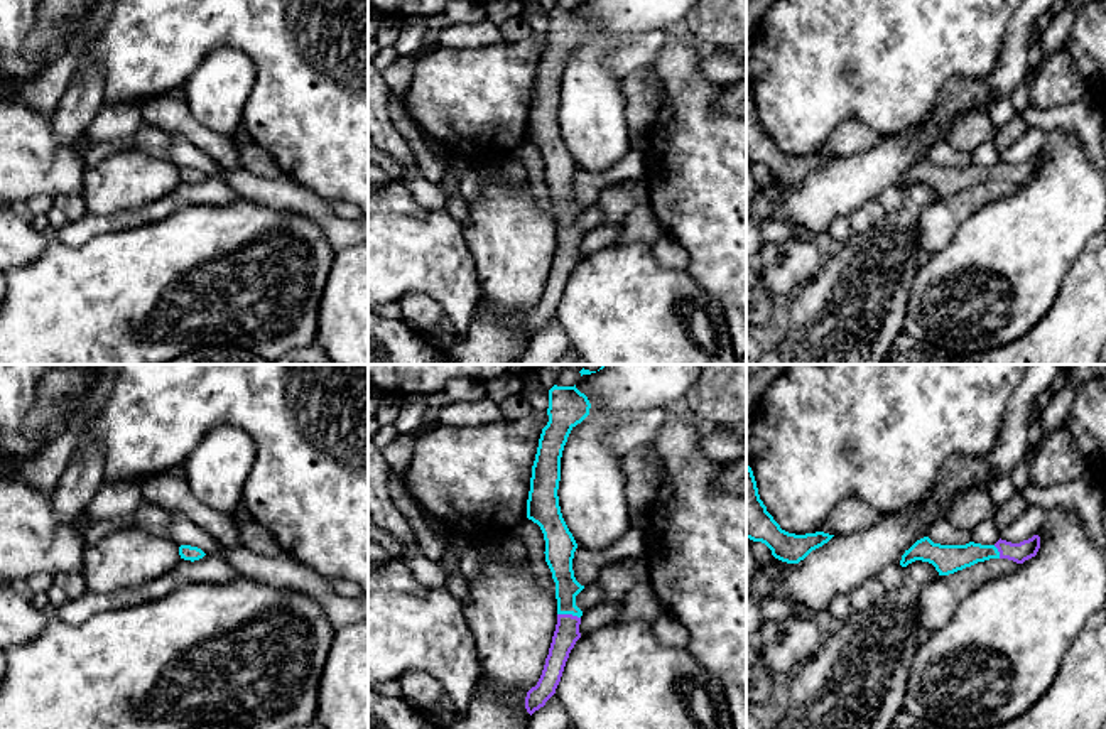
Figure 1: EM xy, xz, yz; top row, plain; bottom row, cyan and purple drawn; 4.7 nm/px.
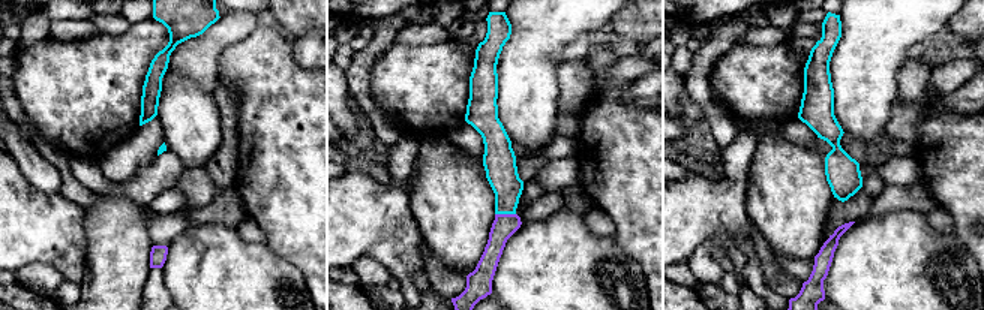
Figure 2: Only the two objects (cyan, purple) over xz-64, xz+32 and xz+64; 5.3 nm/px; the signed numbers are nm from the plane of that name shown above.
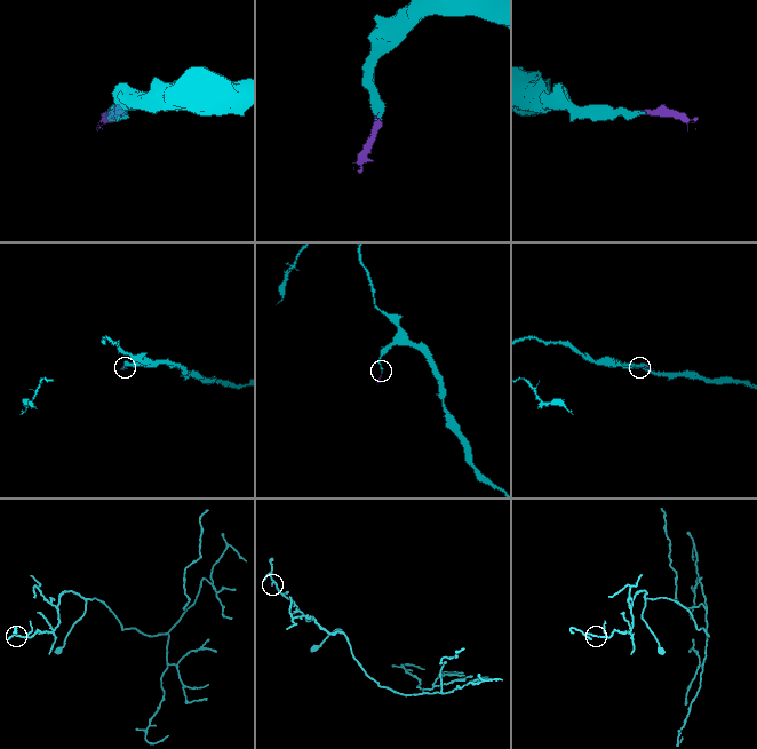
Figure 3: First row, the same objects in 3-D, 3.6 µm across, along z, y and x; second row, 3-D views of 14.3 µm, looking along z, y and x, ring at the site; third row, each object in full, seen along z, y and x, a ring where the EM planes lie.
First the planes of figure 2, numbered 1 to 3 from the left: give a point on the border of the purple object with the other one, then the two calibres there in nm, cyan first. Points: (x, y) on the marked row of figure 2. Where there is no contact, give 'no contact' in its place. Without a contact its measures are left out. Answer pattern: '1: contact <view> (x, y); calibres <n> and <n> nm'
1: no contact
2: contact xz+32 (506, 213); calibres 170 and 130 nm
3: no contact

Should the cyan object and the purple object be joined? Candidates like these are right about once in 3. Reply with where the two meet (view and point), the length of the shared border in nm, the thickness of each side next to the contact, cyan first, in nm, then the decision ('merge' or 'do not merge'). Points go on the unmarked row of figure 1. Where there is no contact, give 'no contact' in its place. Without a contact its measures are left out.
xz (569, 235) | 110 nm | 120/120 nm | merge

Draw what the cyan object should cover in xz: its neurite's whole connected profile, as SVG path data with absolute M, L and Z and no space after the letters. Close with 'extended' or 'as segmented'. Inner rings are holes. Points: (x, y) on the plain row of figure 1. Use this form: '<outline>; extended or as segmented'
M574 8L549 12L549 44L542 51L532 88L527 140L537 145L545 162L545 184L556 204L557 246L545 280L542 297L527 314L525 331L532 338L556 316L566 284L581 260L583 233L576 218L584 211L572 192L577 165L569 154L559 128L561 79L571 52L589 37L591 25Z; extended

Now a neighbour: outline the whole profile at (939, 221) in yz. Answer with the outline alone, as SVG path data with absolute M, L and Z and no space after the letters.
M989 181L949 197L939 197L920 214L920 248L930 255L944 250L959 226L979 209L1018 191L1008 181Z

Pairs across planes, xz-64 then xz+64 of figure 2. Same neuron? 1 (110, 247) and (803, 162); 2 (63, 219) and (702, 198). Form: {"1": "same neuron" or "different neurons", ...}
{"1": "same neuron", "2": "same neuron"}

